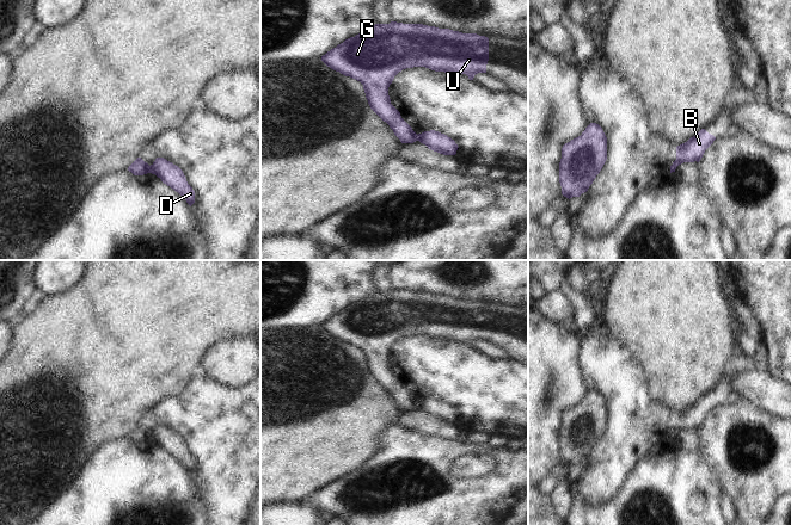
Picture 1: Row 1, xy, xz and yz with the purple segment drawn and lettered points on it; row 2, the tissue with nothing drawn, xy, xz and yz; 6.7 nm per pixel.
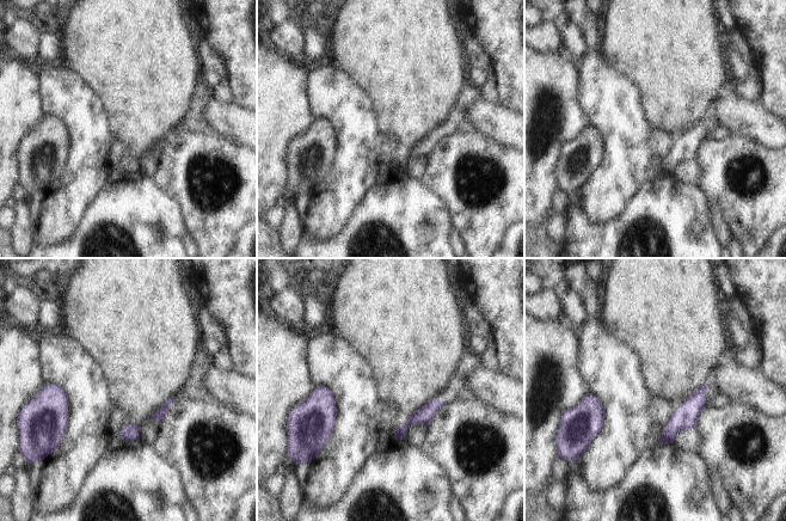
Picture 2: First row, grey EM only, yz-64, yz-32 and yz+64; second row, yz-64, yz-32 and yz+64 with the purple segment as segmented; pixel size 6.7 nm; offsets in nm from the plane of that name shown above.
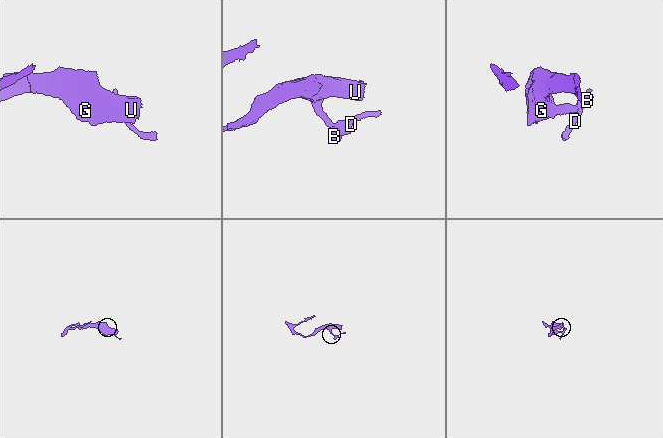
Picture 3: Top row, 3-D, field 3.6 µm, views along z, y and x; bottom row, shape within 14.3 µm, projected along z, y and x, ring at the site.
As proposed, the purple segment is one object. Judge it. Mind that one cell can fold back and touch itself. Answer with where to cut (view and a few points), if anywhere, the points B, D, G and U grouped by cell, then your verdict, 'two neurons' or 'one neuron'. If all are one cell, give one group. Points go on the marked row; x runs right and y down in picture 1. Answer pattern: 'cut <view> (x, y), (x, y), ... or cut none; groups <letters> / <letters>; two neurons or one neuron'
cut xy (148, 166), (149, 172); groups B D / G U; two neurons

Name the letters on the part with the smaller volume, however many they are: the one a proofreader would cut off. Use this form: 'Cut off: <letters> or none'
Cut off: B, D.

